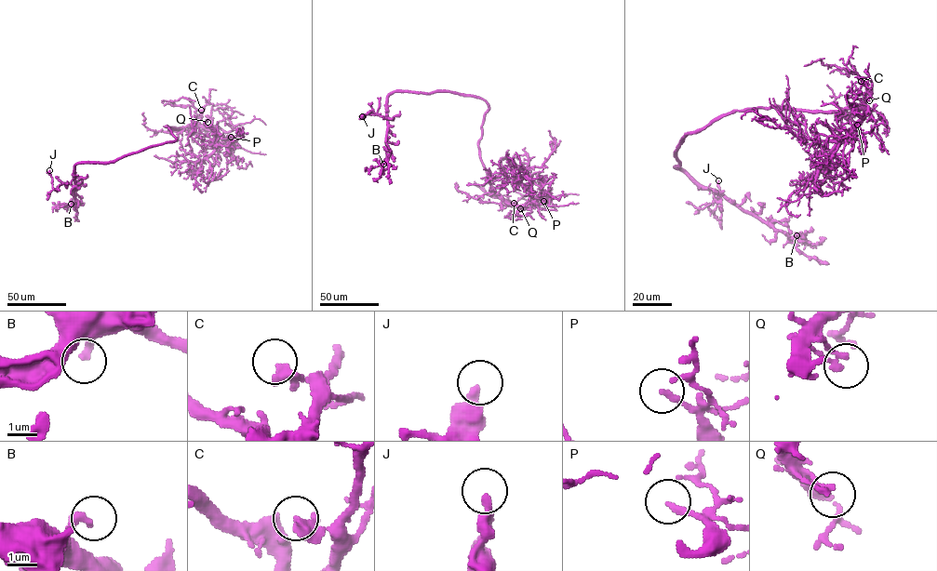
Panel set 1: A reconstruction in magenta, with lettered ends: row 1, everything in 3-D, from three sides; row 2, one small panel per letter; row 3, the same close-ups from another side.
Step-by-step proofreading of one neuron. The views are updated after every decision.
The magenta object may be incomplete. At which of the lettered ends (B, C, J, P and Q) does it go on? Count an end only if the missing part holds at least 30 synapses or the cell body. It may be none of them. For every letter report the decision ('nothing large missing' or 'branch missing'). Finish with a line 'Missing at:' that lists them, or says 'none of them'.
B: nothing large missing
C: nothing large missing
J: nothing large missing
P: nothing large missing
Q: nothing large missing
Missing at: none of them

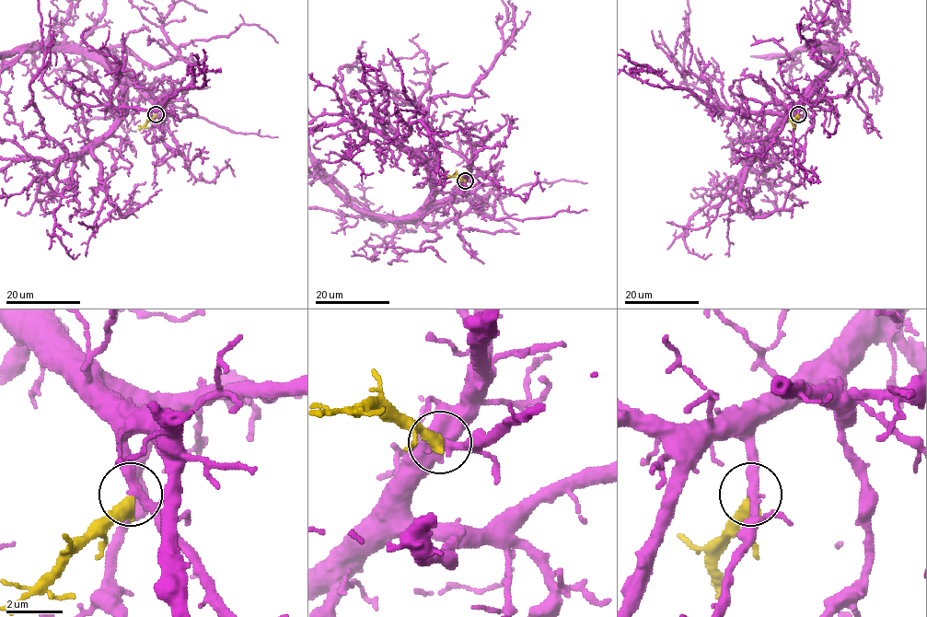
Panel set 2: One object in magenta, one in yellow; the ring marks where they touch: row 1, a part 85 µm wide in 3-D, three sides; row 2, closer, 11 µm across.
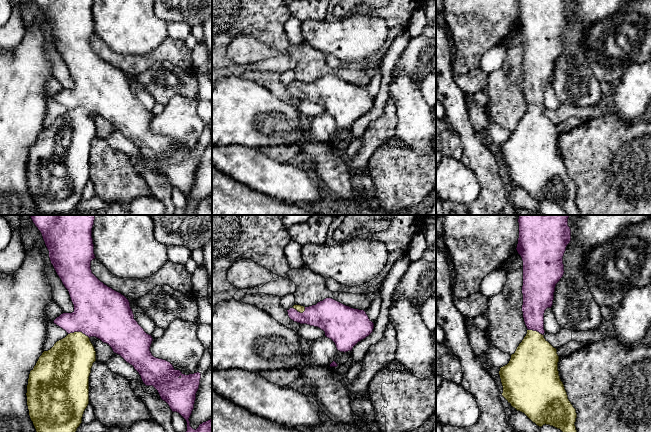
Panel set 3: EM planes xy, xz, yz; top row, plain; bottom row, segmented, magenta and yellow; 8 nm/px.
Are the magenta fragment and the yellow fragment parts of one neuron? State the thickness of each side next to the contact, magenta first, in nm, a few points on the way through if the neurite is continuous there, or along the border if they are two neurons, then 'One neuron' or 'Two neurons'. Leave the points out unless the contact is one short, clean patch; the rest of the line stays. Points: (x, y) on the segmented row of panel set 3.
Thickness 420 nm (magenta) against 360 nm. Path across: xy (99, 311), (79, 331), (70, 360). One neuron

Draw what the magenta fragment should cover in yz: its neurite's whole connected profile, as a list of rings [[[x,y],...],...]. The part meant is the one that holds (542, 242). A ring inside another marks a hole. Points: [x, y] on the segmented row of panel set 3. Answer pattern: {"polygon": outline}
{"polygon": [[[519,215],[516,250],[523,261],[522,312],[528,330],[515,353],[511,355],[509,363],[500,368],[499,375],[503,386],[502,396],[537,426],[546,424],[562,432],[577,432],[577,413],[559,376],[557,349],[544,338],[544,313],[547,308],[552,307],[556,284],[565,272],[563,256],[571,241],[569,216]]]}

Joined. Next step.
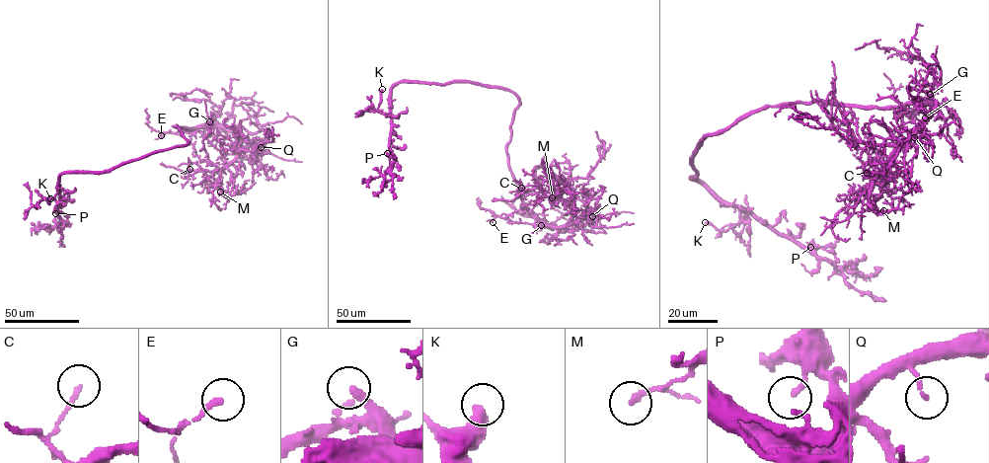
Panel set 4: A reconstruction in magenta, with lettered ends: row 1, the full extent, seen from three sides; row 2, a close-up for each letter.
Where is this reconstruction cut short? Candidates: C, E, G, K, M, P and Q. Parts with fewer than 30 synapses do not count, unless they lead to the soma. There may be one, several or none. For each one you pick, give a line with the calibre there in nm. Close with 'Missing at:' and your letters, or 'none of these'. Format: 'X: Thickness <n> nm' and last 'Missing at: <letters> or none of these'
G: Thickness 280 nm
Missing at: G

